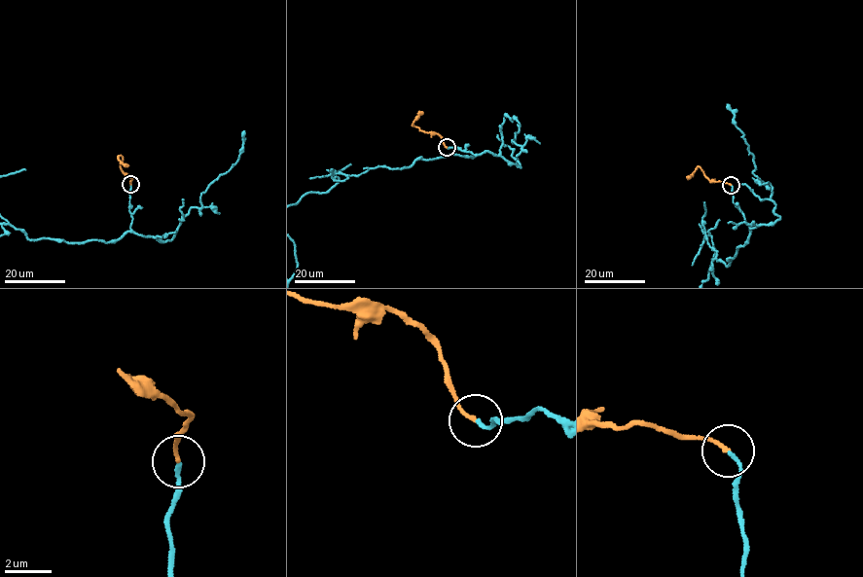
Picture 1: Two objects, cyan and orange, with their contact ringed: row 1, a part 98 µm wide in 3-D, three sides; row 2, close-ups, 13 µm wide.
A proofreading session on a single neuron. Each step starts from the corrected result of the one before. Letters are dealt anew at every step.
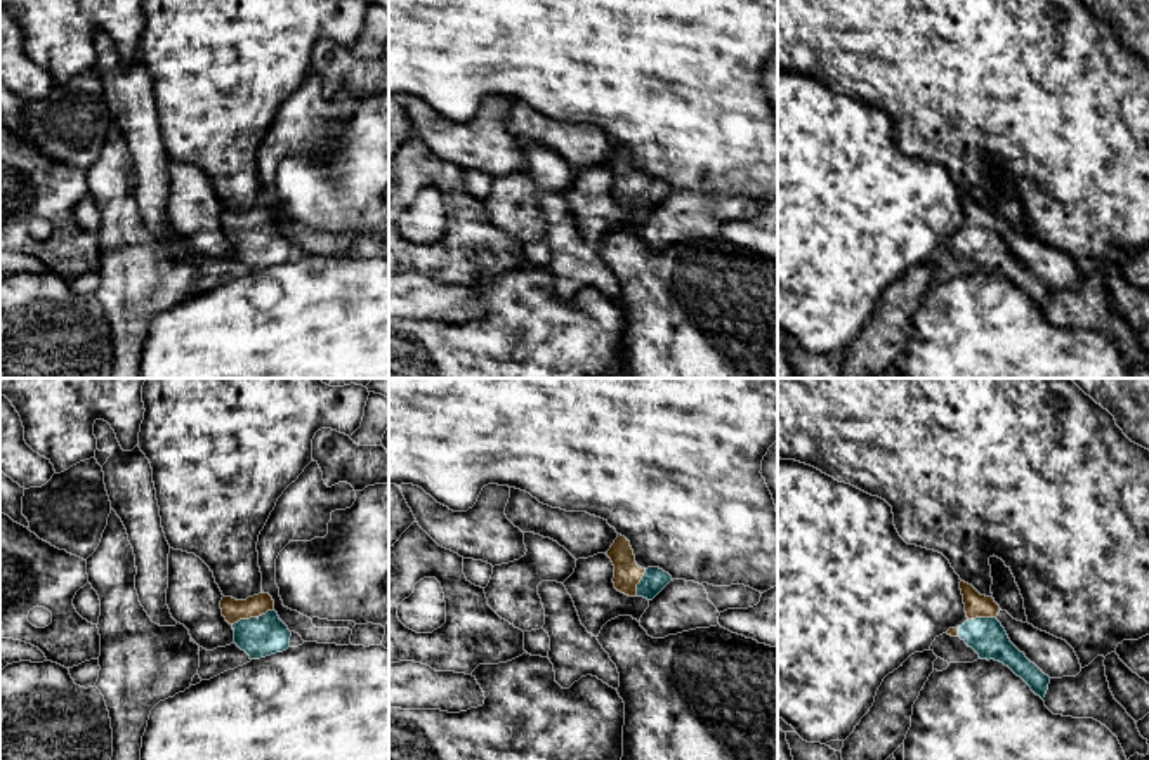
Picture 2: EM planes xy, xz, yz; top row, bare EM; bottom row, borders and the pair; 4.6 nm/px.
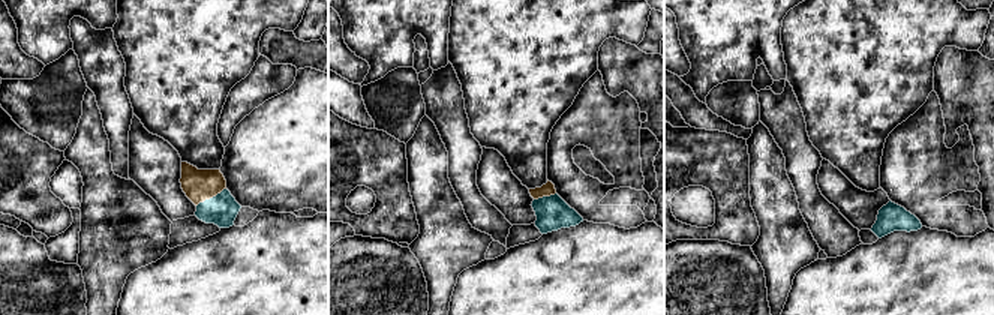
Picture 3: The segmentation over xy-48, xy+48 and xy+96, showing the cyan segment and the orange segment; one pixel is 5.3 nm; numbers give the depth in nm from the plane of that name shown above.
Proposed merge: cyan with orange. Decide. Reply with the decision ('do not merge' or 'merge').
merge

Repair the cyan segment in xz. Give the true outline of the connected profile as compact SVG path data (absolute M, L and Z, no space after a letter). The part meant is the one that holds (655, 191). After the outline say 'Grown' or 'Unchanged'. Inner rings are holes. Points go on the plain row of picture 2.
M618 146L606 167L614 177L614 200L628 208L653 212L673 193L672 187L660 179L639 179L630 153L621 146Z. Grown

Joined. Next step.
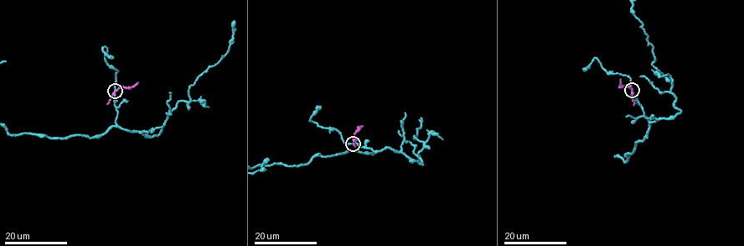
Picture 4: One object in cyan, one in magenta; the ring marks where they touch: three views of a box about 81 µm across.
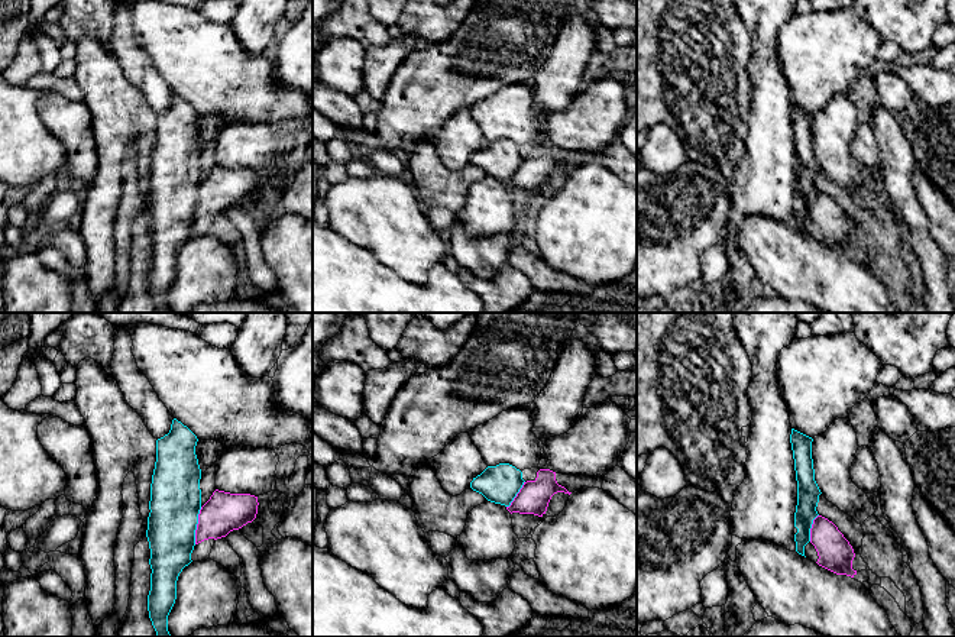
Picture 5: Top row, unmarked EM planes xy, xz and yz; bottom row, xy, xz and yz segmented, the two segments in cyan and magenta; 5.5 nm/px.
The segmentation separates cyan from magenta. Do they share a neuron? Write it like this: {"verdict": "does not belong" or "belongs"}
{"verdict": "does not belong"}

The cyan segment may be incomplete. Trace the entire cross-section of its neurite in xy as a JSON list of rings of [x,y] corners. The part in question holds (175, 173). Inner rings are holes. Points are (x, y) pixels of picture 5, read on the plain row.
[[[177,94],[168,110],[156,116],[156,138],[150,159],[150,177],[146,213],[150,224],[150,266],[148,287],[156,313],[171,313],[168,291],[177,275],[177,256],[191,236],[195,206],[201,185],[201,145],[195,130],[197,111]]]

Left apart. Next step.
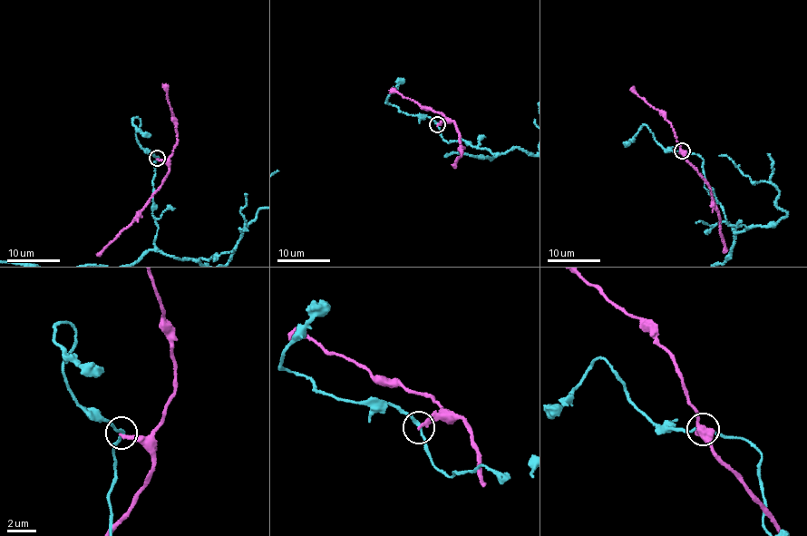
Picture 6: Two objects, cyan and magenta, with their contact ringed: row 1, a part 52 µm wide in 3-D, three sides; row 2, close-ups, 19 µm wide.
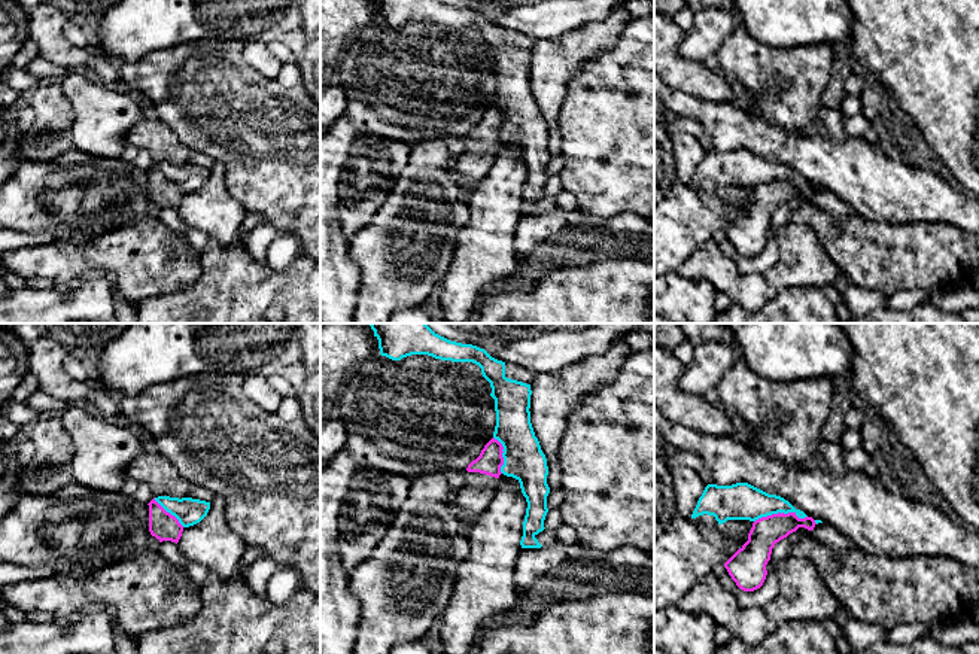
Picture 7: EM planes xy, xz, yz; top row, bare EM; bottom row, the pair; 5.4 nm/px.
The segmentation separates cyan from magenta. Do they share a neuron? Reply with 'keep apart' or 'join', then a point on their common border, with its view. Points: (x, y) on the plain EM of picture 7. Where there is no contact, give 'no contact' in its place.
keep apart; contact yz (780, 178)

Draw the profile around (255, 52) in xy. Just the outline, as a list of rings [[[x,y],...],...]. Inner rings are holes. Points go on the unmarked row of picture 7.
[[[247,40],[243,42],[241,52],[247,67],[252,67],[259,74],[268,79],[274,79],[279,76],[282,63],[277,57],[268,49],[267,42],[264,40]]]

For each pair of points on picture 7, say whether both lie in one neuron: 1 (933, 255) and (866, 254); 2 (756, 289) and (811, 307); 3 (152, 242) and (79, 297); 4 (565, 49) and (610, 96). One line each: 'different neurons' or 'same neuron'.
1: same neuron
2: different neurons
3: different neurons
4: different neurons

